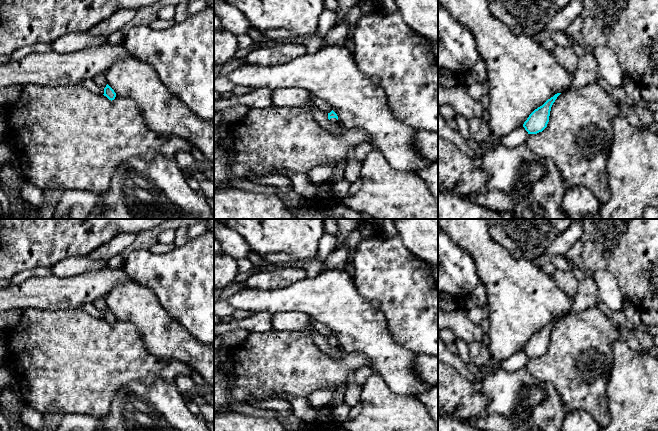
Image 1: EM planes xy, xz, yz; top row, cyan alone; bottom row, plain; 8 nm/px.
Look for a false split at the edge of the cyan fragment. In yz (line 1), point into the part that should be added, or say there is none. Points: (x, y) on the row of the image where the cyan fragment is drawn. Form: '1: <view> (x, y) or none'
1: none

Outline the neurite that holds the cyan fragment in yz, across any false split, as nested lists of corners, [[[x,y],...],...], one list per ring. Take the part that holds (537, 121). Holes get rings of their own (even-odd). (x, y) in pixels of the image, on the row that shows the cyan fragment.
[[[561,93],[555,94],[548,99],[542,106],[535,109],[524,122],[523,127],[528,134],[542,132],[549,122],[550,111],[553,103]]]

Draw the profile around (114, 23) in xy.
[[[120,9],[108,19],[91,28],[89,32],[92,35],[108,37],[112,33],[120,31],[124,25],[136,16],[137,12],[137,9]]]

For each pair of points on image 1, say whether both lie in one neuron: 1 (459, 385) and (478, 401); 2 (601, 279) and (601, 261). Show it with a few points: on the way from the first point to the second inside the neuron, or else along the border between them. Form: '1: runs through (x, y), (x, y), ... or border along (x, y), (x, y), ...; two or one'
1: runs through (463, 390), (473, 400); one
2: border along (593, 271), (608, 270), (619, 284); two

